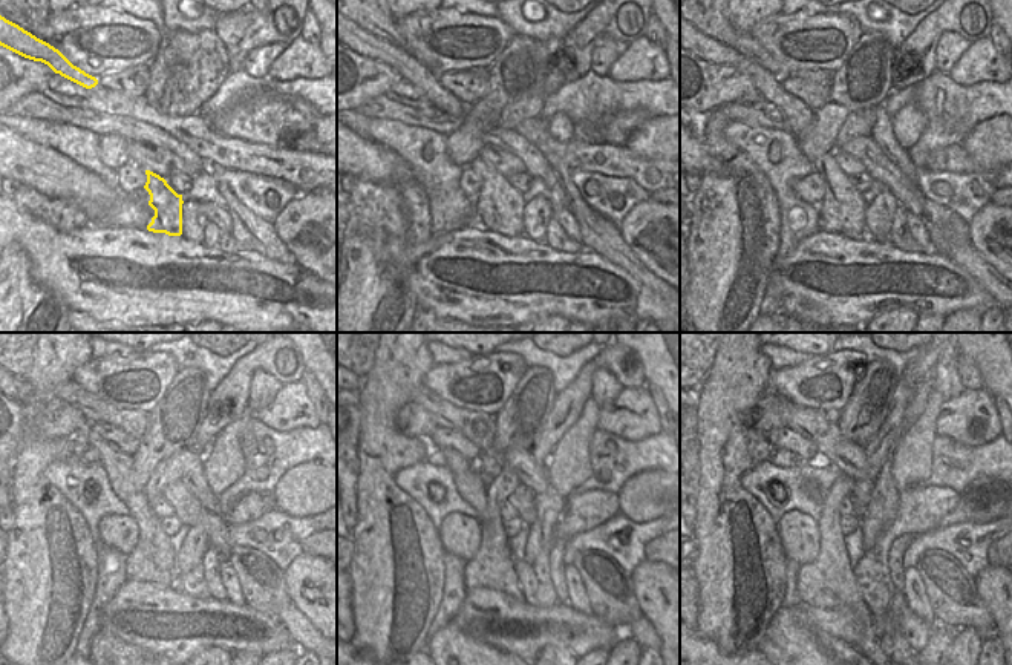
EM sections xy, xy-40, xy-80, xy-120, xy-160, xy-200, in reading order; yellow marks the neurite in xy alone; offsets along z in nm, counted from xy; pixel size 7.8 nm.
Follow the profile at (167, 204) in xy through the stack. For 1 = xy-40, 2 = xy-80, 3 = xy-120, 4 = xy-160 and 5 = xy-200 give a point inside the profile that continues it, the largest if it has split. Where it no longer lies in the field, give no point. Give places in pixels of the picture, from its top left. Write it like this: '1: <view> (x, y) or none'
1: xy-40 (509, 203)
2: xy-80 (850, 201)
3: xy-120 (117, 465)
4: xy-160 (470, 486)
5: xy-200 (812, 489)

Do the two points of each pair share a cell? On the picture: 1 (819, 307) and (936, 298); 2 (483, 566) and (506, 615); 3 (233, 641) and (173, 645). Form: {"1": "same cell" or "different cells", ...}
{"1": "same cell", "2": "different cells", "3": "same cell"}

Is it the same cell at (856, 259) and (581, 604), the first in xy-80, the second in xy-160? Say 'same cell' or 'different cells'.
different cells

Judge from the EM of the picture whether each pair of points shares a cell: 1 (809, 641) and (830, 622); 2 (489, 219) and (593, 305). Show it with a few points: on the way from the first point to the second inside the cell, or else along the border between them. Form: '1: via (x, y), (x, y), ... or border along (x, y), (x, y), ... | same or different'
1: border along (806, 607), (810, 618), (822, 630), (853, 647) | different
2: border along (478, 224), (506, 236) | different

